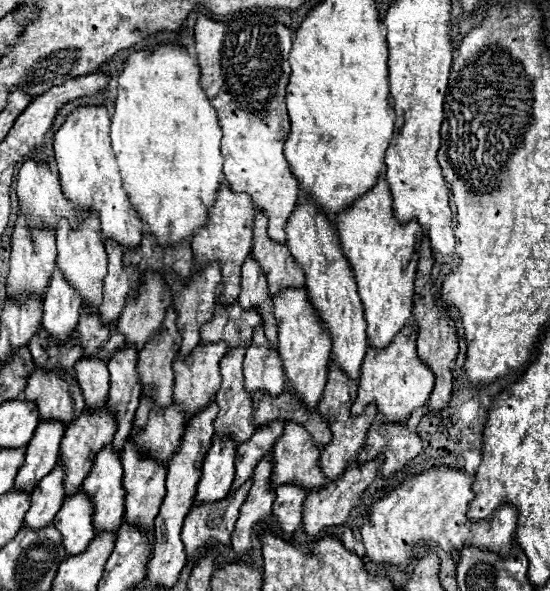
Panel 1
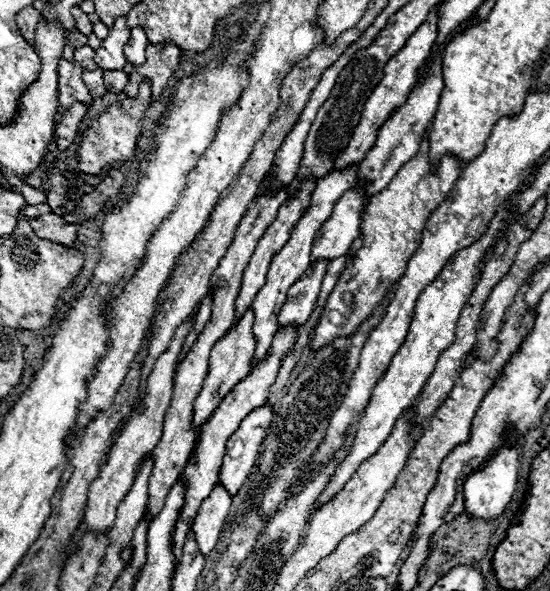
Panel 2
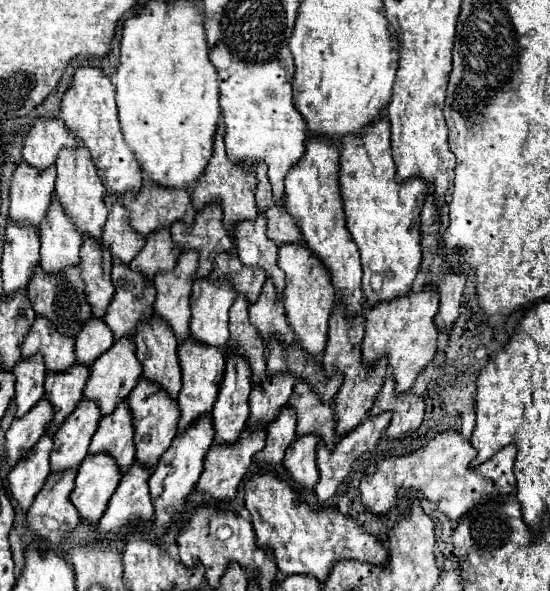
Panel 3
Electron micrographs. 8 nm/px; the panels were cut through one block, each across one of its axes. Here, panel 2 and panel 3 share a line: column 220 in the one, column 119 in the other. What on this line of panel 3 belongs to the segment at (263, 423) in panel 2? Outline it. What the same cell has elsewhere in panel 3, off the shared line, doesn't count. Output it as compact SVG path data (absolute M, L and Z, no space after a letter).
M88 454L88 458L80 464L76 486L70 496L70 502L80 510L80 518L88 522L98 522L120 480L122 470L110 454Z

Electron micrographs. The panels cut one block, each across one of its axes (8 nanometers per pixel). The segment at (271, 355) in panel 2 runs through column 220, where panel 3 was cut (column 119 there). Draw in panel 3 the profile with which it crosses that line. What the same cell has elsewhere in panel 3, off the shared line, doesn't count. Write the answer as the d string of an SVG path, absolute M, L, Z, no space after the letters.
M126 398L116 406L112 414L100 418L98 430L90 442L90 454L98 452L112 454L118 460L122 472L126 472L132 466L136 458L134 422Z

